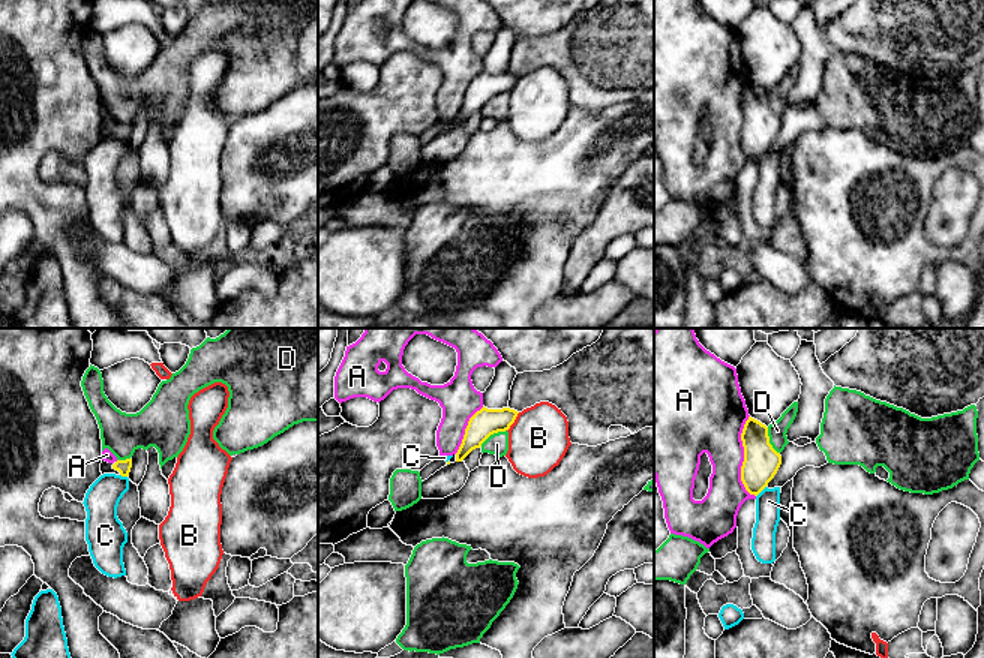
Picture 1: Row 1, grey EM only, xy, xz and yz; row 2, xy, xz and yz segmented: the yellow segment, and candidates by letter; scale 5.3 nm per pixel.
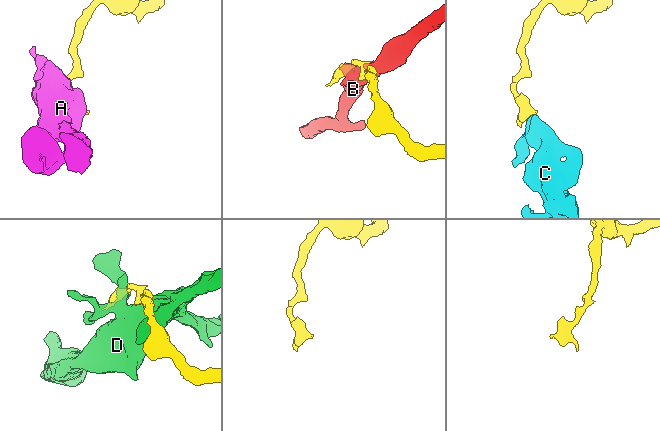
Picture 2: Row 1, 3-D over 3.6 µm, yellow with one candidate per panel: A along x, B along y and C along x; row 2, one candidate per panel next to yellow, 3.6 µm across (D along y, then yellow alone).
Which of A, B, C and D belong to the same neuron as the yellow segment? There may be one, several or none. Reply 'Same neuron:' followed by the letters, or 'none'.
Same neuron: none

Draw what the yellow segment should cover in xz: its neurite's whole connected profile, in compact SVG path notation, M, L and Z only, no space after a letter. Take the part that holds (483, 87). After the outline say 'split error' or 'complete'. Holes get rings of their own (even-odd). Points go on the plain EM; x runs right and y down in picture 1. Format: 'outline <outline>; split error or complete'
outline M483 70L477 75L468 85L456 126L462 126L472 114L480 112L490 99L508 94L518 78L510 72L488 73Z; complete

